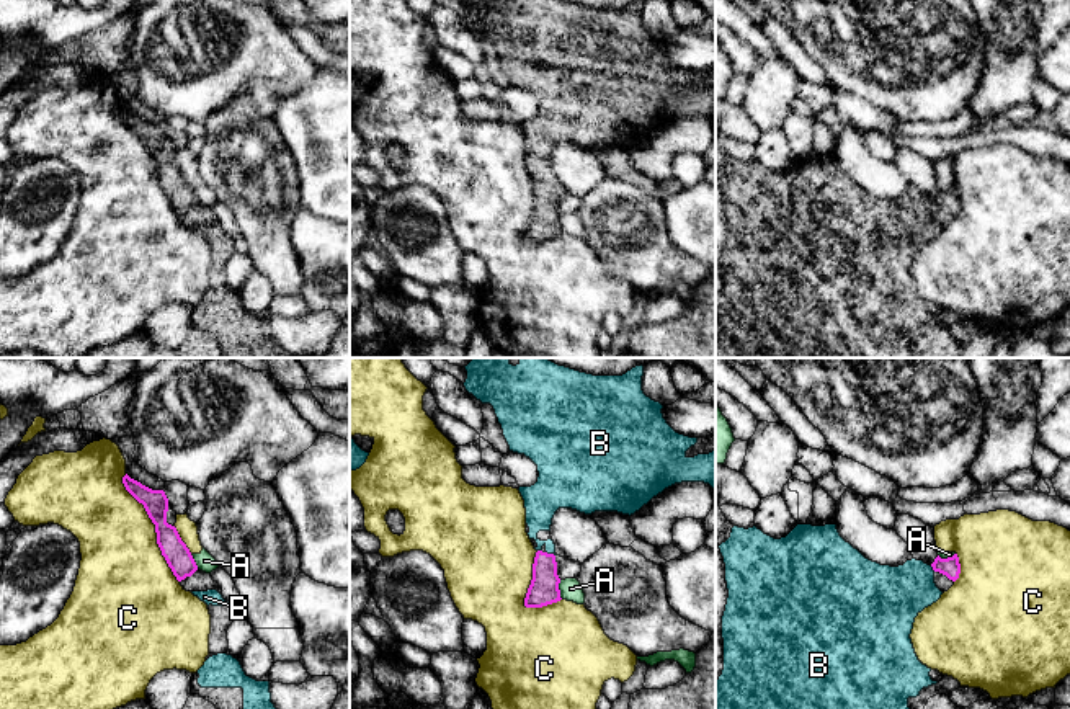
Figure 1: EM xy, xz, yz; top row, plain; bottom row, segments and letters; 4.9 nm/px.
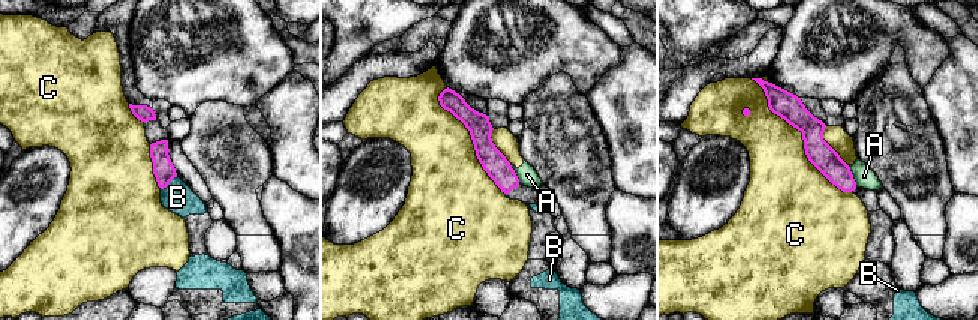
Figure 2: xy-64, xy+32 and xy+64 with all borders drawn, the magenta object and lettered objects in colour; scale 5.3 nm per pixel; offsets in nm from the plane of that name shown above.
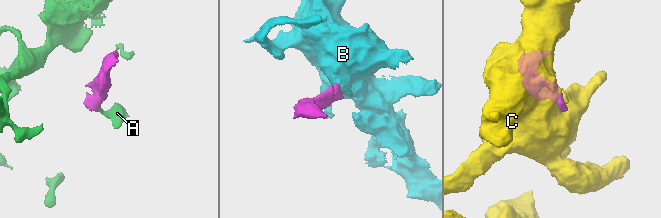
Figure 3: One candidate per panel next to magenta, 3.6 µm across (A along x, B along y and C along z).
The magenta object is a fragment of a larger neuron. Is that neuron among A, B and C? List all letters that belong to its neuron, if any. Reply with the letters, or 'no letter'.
B

